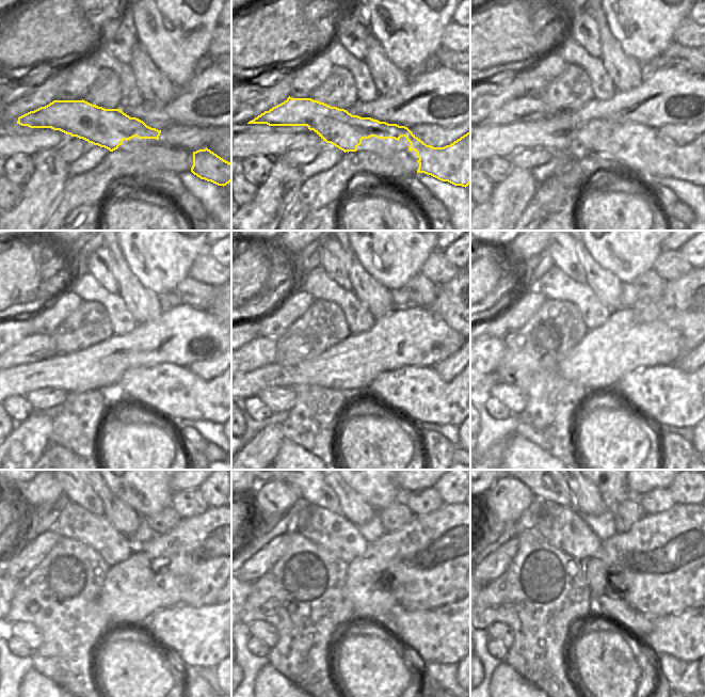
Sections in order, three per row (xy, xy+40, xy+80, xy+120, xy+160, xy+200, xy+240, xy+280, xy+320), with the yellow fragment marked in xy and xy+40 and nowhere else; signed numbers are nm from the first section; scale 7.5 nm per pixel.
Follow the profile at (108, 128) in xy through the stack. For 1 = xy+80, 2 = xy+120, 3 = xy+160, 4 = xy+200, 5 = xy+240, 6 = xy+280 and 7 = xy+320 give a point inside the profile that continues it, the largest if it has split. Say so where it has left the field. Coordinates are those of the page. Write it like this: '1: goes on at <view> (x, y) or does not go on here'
1: goes on at xy+80 (687, 162)
2: goes on at xy+120 (197, 399)
3: goes on at xy+160 (438, 401)
4: goes on at xy+200 (676, 398)
5: goes on at xy+240 (204, 636)
6: goes on at xy+280 (444, 635)
7: goes on at xy+320 (687, 635)

